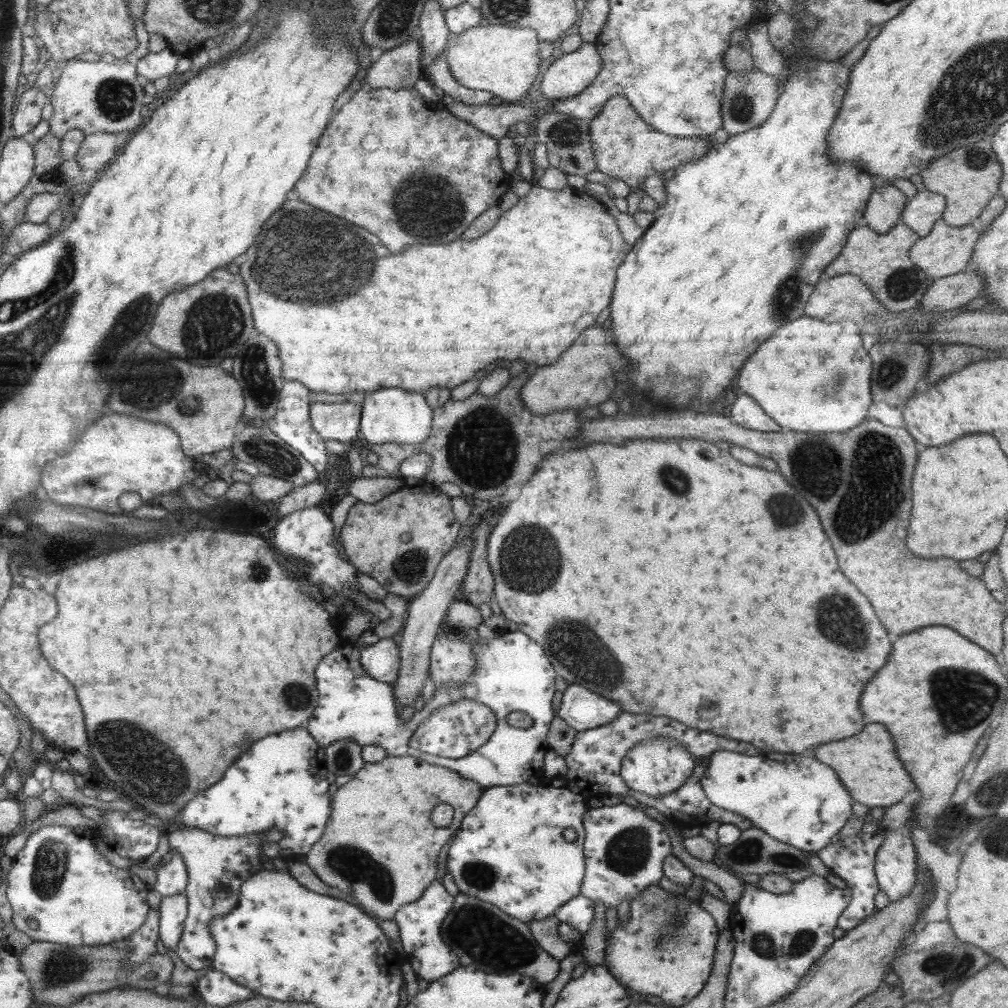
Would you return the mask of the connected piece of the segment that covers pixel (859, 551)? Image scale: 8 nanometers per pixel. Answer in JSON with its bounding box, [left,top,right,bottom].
[571,412,1005,662]

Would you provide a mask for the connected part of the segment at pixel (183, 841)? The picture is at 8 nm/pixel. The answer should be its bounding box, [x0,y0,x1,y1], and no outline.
[169,827,283,972]

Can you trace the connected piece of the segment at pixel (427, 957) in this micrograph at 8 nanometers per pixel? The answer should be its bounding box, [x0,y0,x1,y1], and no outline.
[393,879,461,982]

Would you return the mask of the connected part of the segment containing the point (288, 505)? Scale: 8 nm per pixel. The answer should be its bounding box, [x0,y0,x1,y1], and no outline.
[279,479,326,517]

